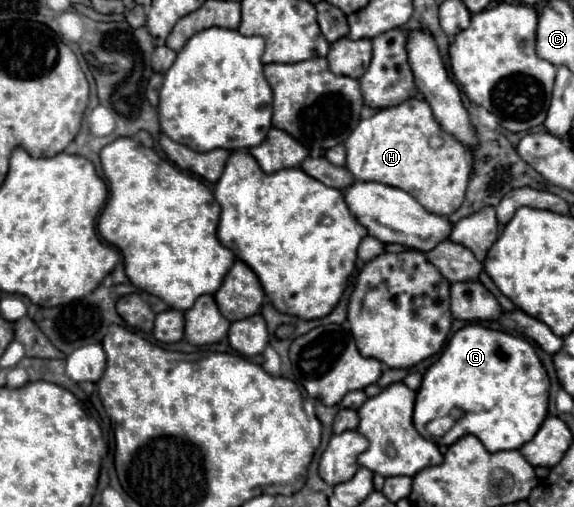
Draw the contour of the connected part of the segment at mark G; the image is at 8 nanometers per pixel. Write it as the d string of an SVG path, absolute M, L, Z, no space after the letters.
M465 325L459 329L443 349L437 363L433 363L417 391L413 423L421 433L427 433L437 443L447 439L447 447L459 437L471 433L491 451L519 449L531 441L547 417L549 401L549 377L543 369L533 345L523 337L513 337L503 331L495 331L483 325Z

